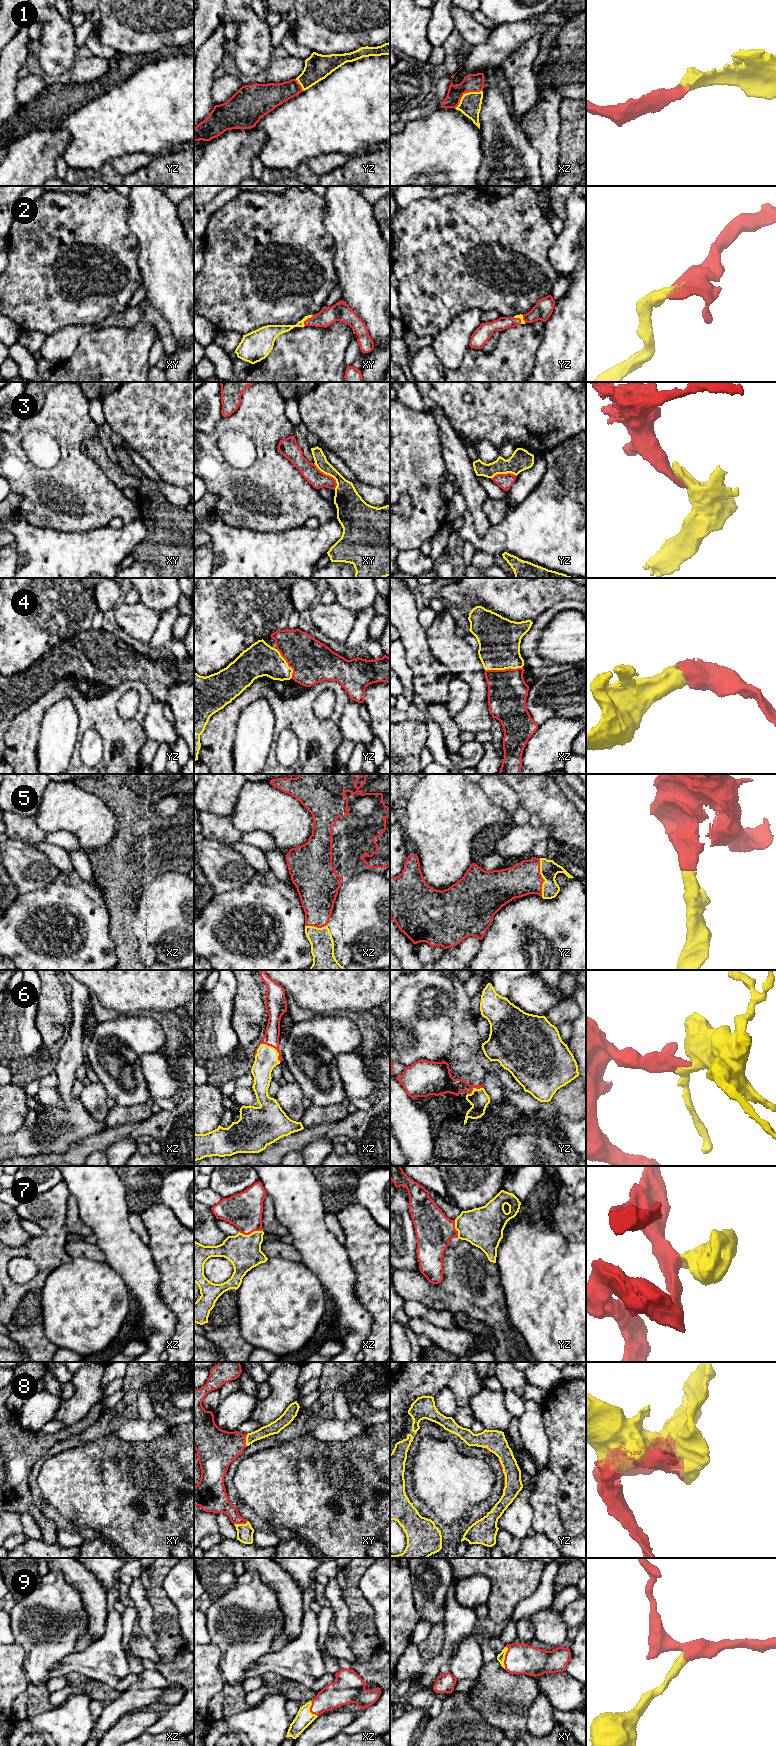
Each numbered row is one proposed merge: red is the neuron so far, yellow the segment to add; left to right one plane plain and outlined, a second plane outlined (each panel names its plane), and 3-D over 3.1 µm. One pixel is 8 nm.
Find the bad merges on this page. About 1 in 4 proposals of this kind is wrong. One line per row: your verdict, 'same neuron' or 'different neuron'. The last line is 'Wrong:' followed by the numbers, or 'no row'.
1: same neuron
2: same neuron
3: different neuron
4: same neuron
5: same neuron
6: same neuron
7: same neuron
8: same neuron
9: same neuron
Wrong: 3

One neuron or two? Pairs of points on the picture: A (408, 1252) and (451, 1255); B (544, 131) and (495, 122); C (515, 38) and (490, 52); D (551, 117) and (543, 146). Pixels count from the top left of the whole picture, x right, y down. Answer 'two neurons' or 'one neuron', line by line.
A: two neurons
B: two neurons
C: one neuron
D: one neuron

